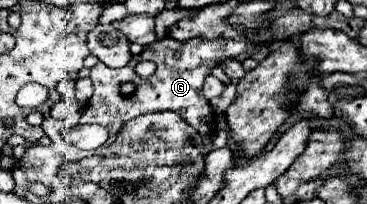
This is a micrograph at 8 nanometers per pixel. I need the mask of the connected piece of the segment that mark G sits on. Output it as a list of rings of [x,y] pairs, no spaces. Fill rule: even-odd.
[[[165,37],[155,45],[155,49],[145,49],[141,55],[132,57],[129,65],[125,65],[123,69],[109,69],[99,61],[91,67],[89,77],[93,81],[95,91],[93,91],[93,97],[89,99],[89,103],[87,103],[79,119],[79,125],[91,123],[105,125],[107,131],[109,131],[109,141],[104,145],[107,147],[115,141],[115,133],[121,129],[121,125],[127,123],[129,119],[137,117],[139,113],[173,109],[193,129],[207,135],[203,137],[203,143],[205,143],[205,148],[209,152],[212,150],[212,137],[208,135],[211,135],[209,127],[211,127],[211,121],[213,121],[213,111],[209,107],[209,101],[203,97],[203,81],[205,81],[207,75],[211,75],[213,67],[221,65],[227,57],[235,57],[235,55],[247,51],[247,49],[249,49],[249,43],[233,41],[233,39],[225,39],[225,37],[217,37],[217,39],[195,37],[195,39],[189,39],[189,41],[175,41],[171,37]],[[175,49],[183,49],[183,55],[181,55],[179,61],[173,61]],[[141,60],[157,63],[157,71],[149,79],[141,79],[141,77],[135,75],[135,65]],[[129,81],[135,85],[135,91],[131,95],[123,95],[121,85],[129,83]]]

